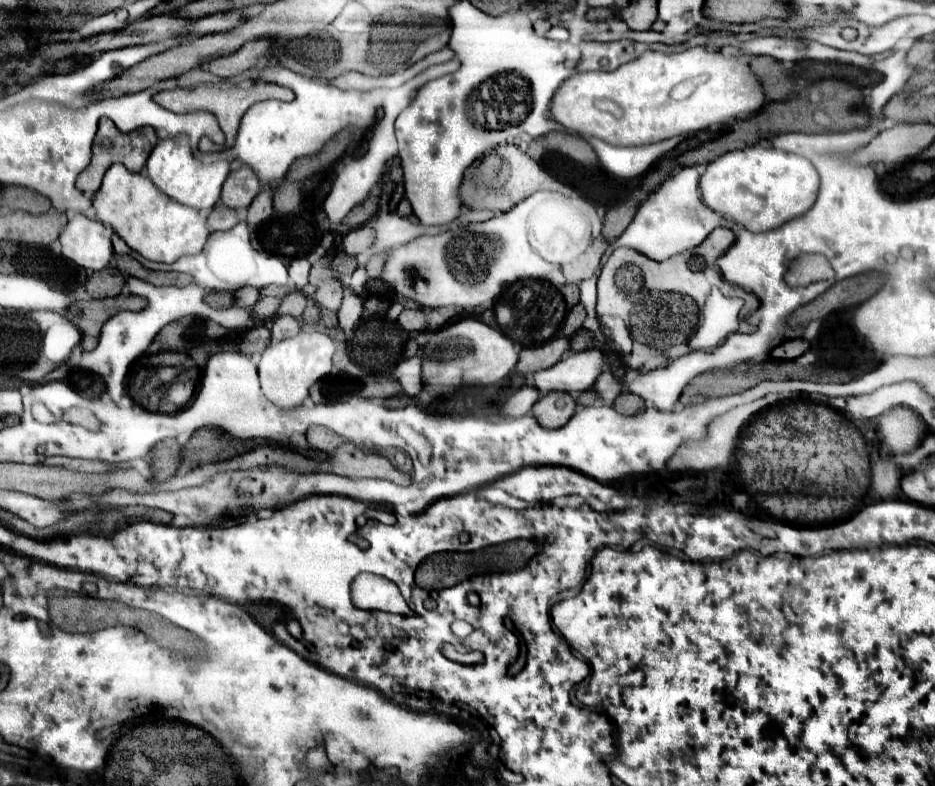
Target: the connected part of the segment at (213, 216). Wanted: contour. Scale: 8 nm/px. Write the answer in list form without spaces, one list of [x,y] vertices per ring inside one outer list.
[[[218,203],[218,205],[212,209],[212,213],[208,215],[208,227],[210,227],[212,231],[230,229],[230,227],[236,225],[236,223],[238,223],[238,213],[236,213],[234,209],[226,207],[224,203]]]

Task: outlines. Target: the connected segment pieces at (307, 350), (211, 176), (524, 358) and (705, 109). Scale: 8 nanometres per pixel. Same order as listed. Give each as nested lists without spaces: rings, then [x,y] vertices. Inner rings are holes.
[[[300,331],[296,337],[282,341],[272,339],[260,359],[260,383],[264,395],[282,409],[302,405],[308,397],[308,389],[332,371],[334,353],[336,341],[320,331]]]
[[[174,135],[170,139],[162,139],[158,141],[158,145],[154,147],[154,151],[148,157],[148,177],[152,179],[152,183],[164,191],[168,197],[196,207],[200,211],[210,211],[216,201],[220,199],[220,191],[222,185],[230,173],[230,161],[214,161],[210,165],[202,165],[190,149],[190,141],[186,135]]]
[[[562,335],[550,339],[548,343],[540,345],[540,347],[526,347],[520,351],[516,369],[524,375],[536,373],[540,369],[548,369],[554,363],[558,363],[568,349],[570,349],[570,339],[562,337]]]
[[[698,45],[698,47],[690,47],[682,53],[658,53],[658,51],[644,51],[638,59],[626,63],[626,65],[620,65],[618,69],[614,71],[586,71],[586,73],[576,73],[572,75],[570,79],[566,79],[562,85],[560,85],[560,91],[556,91],[556,95],[552,97],[552,119],[562,123],[568,131],[572,133],[578,133],[582,137],[598,137],[610,145],[648,145],[648,143],[658,143],[658,141],[664,141],[664,139],[670,139],[670,137],[676,137],[676,135],[684,135],[684,133],[696,133],[696,131],[702,131],[702,129],[708,129],[710,125],[732,125],[736,121],[744,121],[752,115],[756,115],[762,107],[766,105],[766,95],[762,91],[762,83],[760,79],[756,77],[756,73],[752,73],[750,69],[750,63],[744,55],[724,55],[722,51],[716,51],[716,49],[710,49],[710,47],[704,47],[704,45]],[[594,101],[612,101],[620,107],[622,115],[610,115],[610,105],[594,105]]]

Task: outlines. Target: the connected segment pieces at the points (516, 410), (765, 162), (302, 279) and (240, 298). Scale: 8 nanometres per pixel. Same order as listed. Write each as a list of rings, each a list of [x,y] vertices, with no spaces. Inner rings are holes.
[[[524,385],[520,387],[502,407],[502,413],[504,415],[510,415],[510,417],[520,417],[520,415],[526,415],[532,411],[534,403],[540,399],[540,391],[536,387],[530,387],[530,385]]]
[[[760,145],[730,151],[718,157],[708,163],[706,173],[700,179],[704,205],[722,217],[736,221],[748,231],[778,229],[784,223],[802,217],[816,203],[818,187],[820,177],[808,159]]]
[[[292,259],[290,263],[290,279],[296,283],[298,289],[302,289],[308,283],[308,273],[310,273],[310,263],[308,259]]]
[[[242,287],[242,289],[236,291],[234,295],[236,295],[236,303],[238,303],[240,307],[252,309],[252,307],[256,305],[256,301],[260,299],[260,289],[256,289],[256,287]]]

